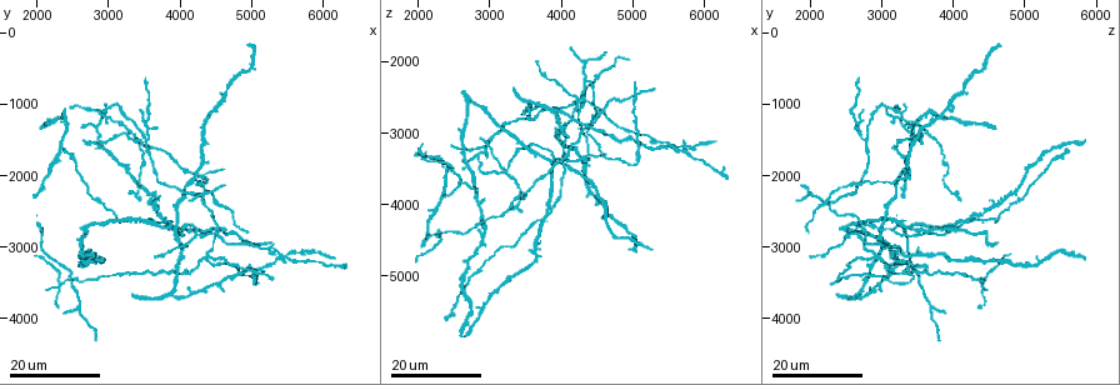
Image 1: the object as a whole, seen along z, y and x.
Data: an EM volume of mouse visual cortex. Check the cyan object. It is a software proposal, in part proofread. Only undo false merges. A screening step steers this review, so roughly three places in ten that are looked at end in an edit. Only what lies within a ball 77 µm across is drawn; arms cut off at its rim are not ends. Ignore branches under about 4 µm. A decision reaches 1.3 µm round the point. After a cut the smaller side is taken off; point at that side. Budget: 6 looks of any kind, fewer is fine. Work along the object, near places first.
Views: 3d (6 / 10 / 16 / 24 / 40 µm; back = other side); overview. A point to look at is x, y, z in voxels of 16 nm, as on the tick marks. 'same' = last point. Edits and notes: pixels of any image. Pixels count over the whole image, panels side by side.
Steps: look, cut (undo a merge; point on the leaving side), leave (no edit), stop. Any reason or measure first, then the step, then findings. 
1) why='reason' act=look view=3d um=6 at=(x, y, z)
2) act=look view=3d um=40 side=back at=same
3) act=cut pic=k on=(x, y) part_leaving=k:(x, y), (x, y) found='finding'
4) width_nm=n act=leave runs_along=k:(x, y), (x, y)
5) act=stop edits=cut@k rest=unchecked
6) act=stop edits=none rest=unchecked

why='three arms meet' act=look view=3d um=24 at=(2800, 1300, 3300)

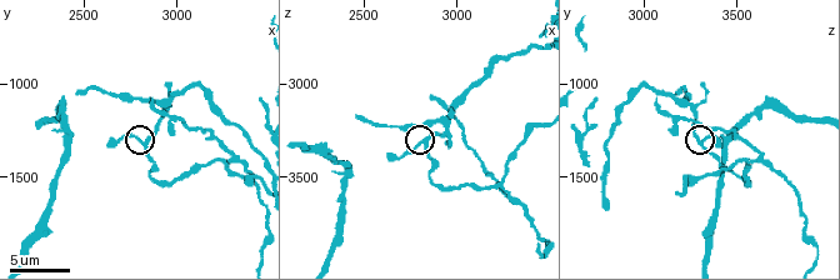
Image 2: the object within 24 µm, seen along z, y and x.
act=look view=3d um=10 at=(2820, 1320, 3320)

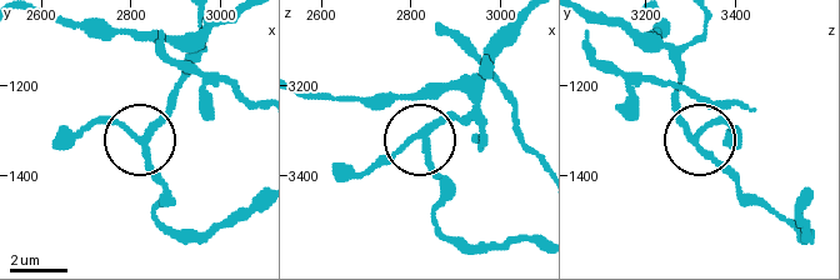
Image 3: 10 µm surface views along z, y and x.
act=leave runs_along=3:(539, 245), (453, 240), (424, 141), (361, 173) found='continuous, no second cell'

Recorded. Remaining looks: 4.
why='three-way junction' act=look view=3d um=24 at=(3550, 1500, 2750)

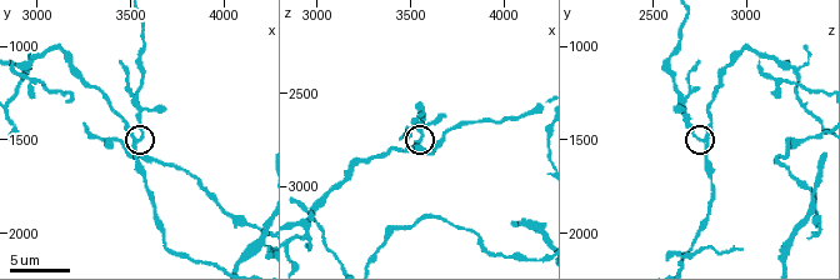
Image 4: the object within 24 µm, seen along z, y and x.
why='zoom in' act=look view=3d um=6 at=(3520, 1520, 2760)

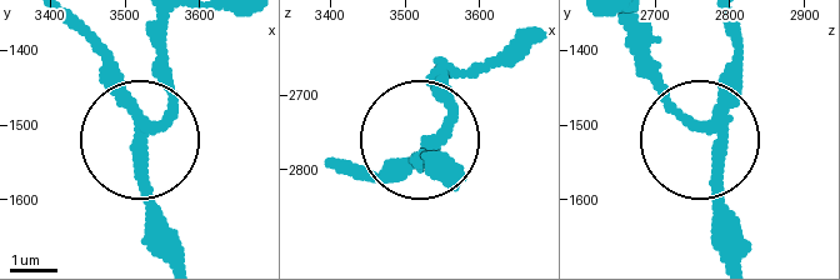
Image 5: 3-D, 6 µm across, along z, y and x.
width_nm=220 act=leave runs_along=5:(66, 24), (141, 128), (170, 96), (161, 29) found='continuous, no second cell'

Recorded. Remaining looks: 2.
why='looks like a crossing' act=look view=3d um=24 at=(4350, 3150, 2950)

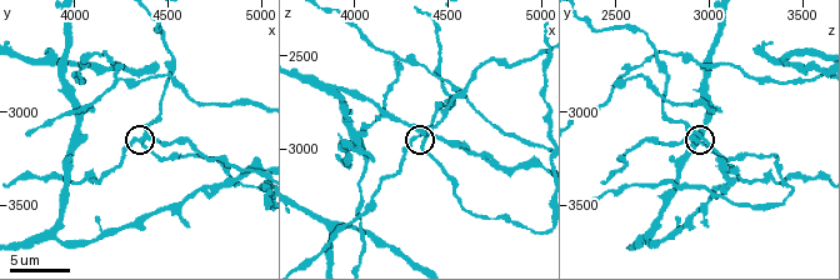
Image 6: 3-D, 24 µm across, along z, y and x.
act=look view=3d um=6 at=(4360, 3140, 2960)

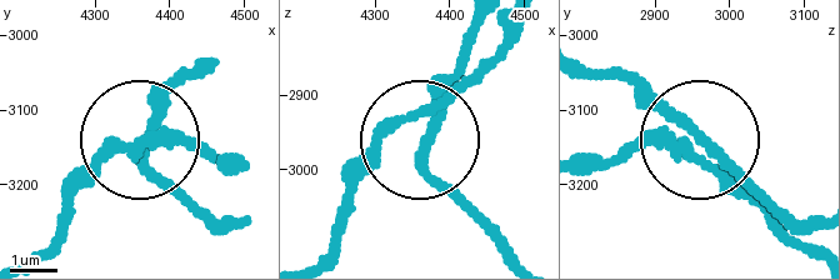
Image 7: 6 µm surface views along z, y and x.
side_arm_um=39 act=leave runs_along=7:(586, 65), (634, 81), (798, 233) found='continuous, no second cell'

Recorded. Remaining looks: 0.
act=stop edits=none rest=unchecked

